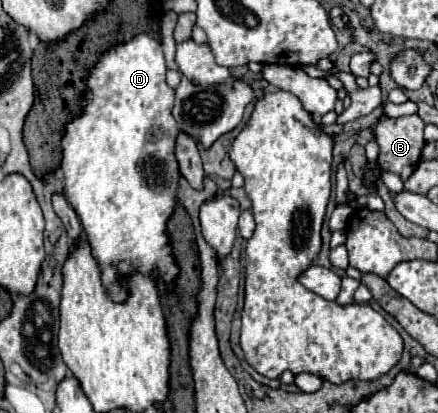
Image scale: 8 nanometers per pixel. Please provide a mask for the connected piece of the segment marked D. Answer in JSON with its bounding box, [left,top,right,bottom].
[60,34,180,302]

